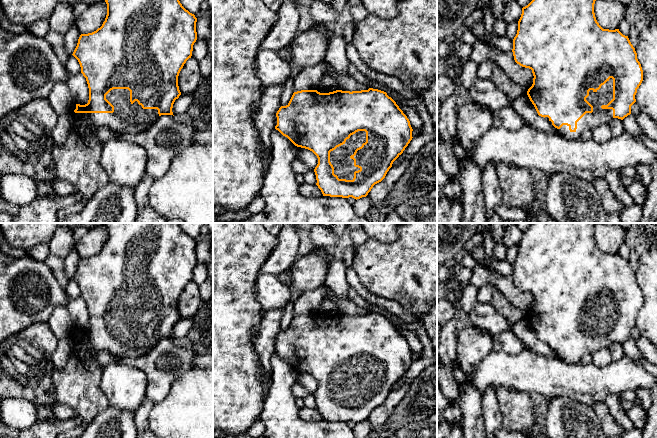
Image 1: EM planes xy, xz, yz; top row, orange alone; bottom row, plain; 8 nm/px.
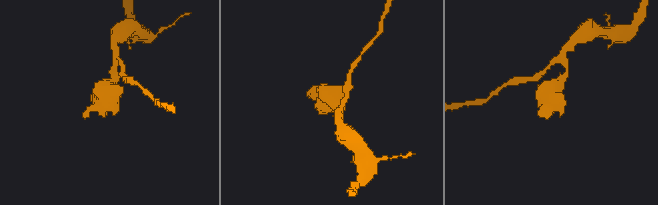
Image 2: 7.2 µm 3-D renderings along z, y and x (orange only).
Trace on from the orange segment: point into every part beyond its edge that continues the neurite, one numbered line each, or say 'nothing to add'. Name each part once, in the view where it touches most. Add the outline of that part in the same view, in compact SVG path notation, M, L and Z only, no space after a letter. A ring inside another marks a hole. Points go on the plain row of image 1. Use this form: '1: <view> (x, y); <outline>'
1: yz (599, 340); M610 302L599 314L589 315L586 324L593 330L592 337L586 337L578 346L575 356L569 354L569 350L563 349L560 353L556 353L557 357L569 365L580 364L581 358L586 353L593 354L602 349L609 348L613 344L612 333L602 333L602 329L607 329L613 323L613 303Z

